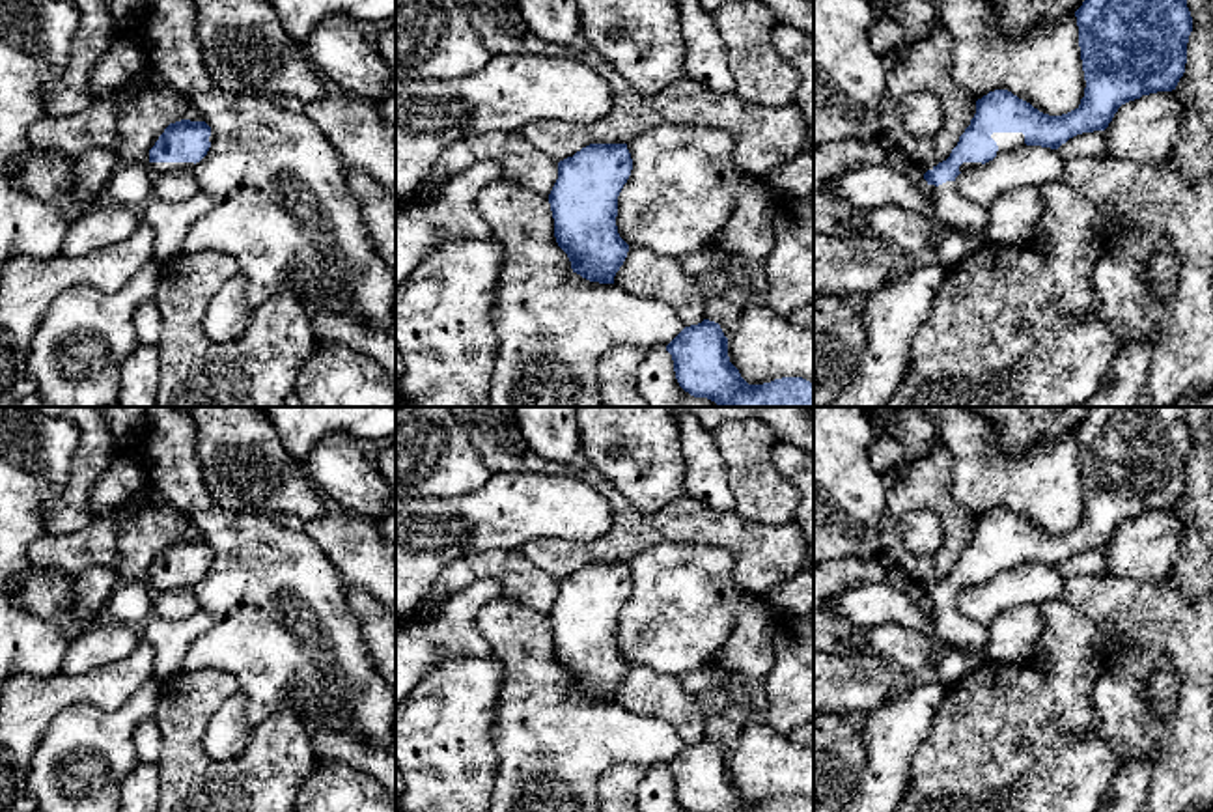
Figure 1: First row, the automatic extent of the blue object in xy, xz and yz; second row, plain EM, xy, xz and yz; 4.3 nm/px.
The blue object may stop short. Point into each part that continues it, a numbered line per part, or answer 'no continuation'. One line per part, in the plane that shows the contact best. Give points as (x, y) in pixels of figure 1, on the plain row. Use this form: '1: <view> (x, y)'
1: yz (1004, 559)

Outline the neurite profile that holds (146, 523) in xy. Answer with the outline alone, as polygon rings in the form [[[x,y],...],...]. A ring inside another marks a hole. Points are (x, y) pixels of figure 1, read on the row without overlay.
[[[149,482],[101,517],[118,526],[118,575],[123,582],[149,586],[149,567],[170,541],[205,539],[194,521]]]

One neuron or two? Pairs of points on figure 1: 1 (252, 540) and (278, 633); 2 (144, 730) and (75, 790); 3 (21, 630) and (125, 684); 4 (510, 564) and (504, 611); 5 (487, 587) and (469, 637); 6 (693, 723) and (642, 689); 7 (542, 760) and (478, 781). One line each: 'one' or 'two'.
1: one
2: two
3: two
4: two
5: one
6: one
7: two

